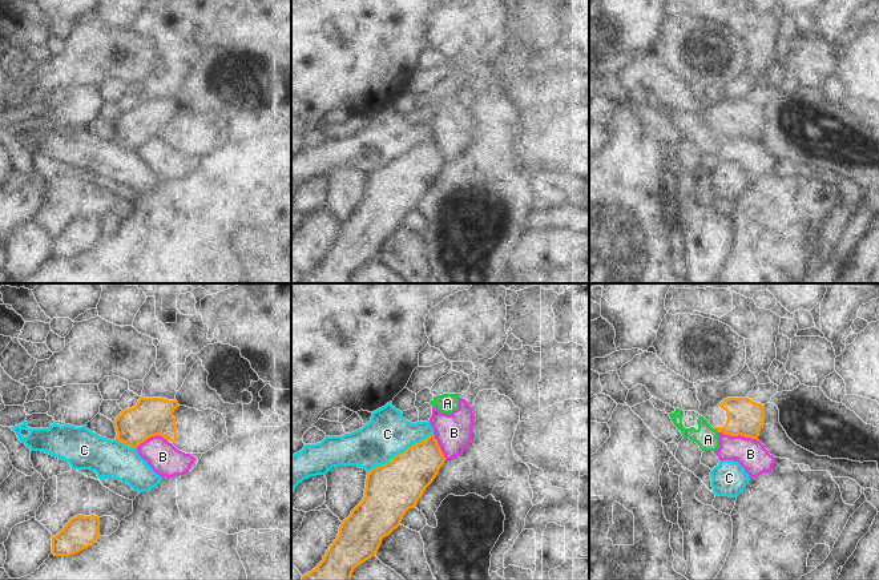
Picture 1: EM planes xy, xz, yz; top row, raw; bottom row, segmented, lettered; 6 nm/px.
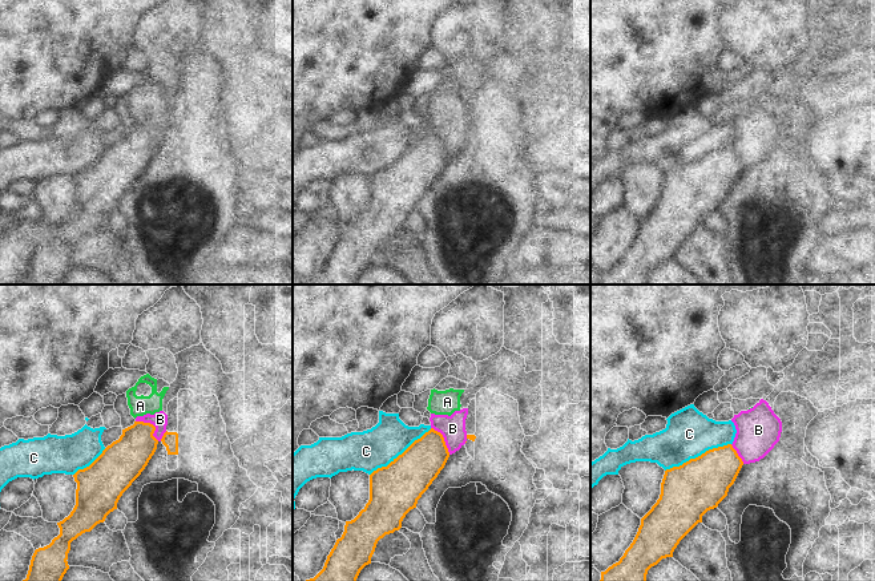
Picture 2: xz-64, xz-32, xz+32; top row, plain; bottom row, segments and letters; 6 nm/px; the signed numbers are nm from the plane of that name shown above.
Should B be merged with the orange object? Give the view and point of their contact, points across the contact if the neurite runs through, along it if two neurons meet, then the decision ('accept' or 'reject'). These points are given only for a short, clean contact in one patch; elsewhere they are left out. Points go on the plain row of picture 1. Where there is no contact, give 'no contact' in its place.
yz (738, 136) | along yz (718, 133), (726, 137), (750, 139), (757, 143) | reject

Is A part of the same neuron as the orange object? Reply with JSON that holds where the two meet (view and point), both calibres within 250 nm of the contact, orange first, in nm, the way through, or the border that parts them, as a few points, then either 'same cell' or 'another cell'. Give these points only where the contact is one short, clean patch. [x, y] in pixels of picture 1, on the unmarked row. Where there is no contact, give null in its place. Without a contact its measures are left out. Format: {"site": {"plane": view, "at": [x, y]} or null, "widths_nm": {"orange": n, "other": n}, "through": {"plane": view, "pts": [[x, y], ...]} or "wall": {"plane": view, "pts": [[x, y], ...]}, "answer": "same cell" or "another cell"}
{"site": {"plane": "yz", "at": [716, 131]}, "widths_nm": {"orange": 220, "other": 140}, "wall": {"plane": "yz", "pts": [[713, 131], [718, 133]]}, "answer": "another cell"}

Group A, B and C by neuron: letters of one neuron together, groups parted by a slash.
A B / C

